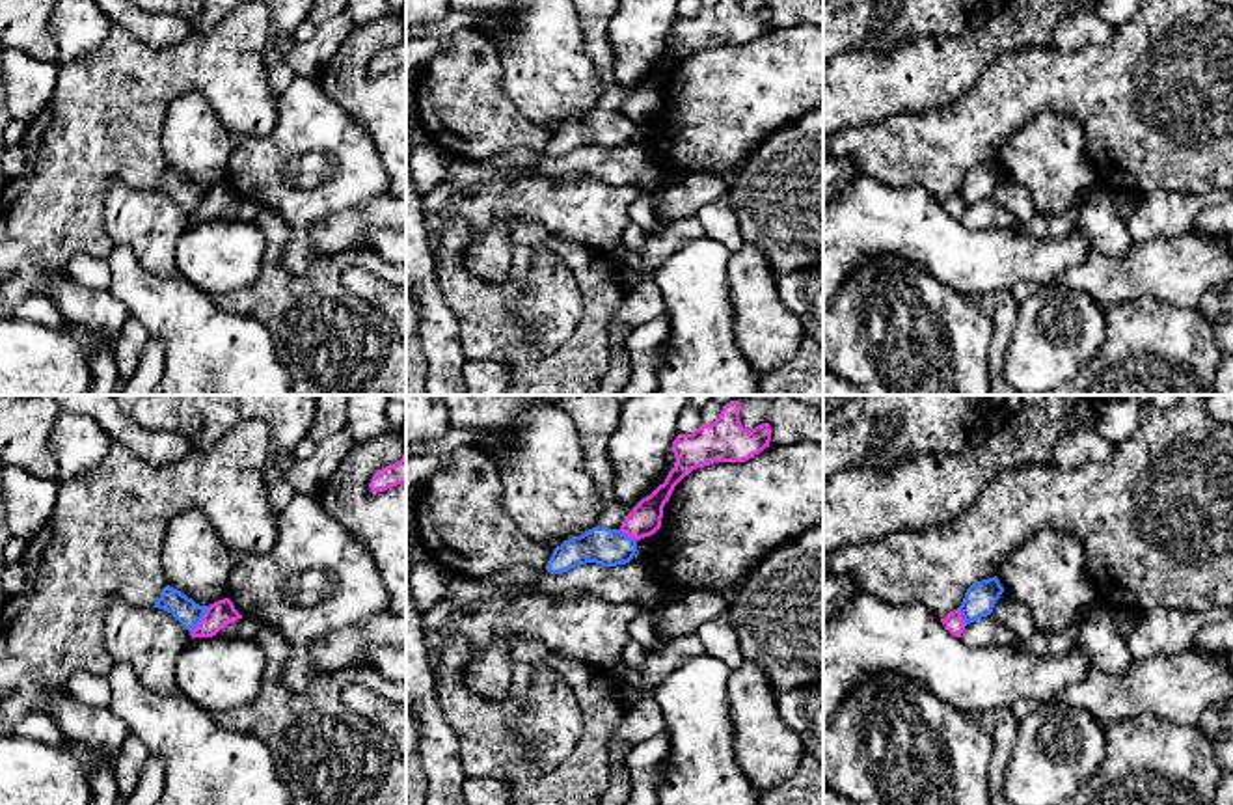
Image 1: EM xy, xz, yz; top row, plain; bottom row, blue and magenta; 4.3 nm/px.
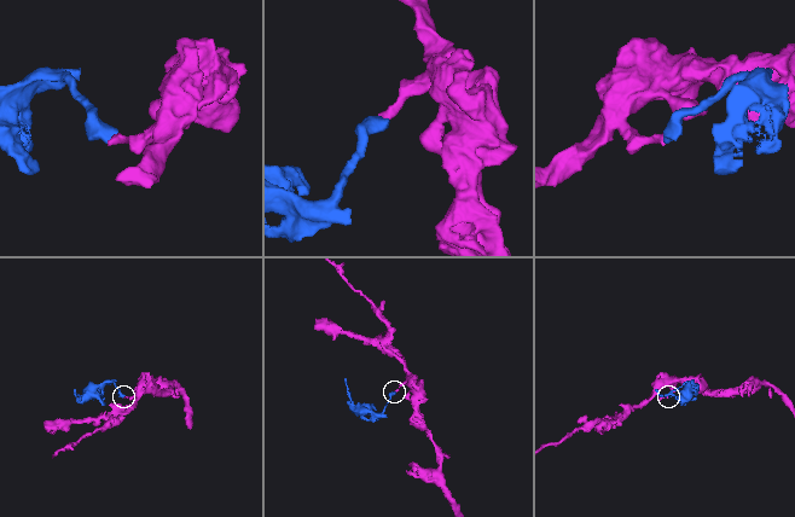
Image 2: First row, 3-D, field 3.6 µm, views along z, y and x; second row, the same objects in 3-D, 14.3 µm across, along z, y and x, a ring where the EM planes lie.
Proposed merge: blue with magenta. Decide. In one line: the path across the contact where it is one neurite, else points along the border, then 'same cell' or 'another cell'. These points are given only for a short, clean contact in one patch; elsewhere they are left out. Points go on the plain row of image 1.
border xy (209, 189), (190, 215); another cell

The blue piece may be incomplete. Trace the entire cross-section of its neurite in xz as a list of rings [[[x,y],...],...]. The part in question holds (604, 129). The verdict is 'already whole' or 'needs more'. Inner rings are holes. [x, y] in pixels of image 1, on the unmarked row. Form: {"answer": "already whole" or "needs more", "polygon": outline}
{"answer": "already whole", "polygon": [[[592,110],[579,119],[557,129],[546,147],[549,157],[562,157],[579,147],[596,145],[602,149],[626,147],[637,134],[637,123],[620,112]]]}

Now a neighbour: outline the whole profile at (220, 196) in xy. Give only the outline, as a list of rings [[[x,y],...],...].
[[[229,181],[210,186],[199,203],[199,207],[190,214],[194,220],[212,220],[229,205],[242,201]]]

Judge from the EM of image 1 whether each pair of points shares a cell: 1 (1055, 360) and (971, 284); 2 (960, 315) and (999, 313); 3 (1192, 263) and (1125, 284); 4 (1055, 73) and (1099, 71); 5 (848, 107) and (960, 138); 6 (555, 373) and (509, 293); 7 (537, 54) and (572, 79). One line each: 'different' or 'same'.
1: different
2: different
3: same
4: same
5: different
6: same
7: same

